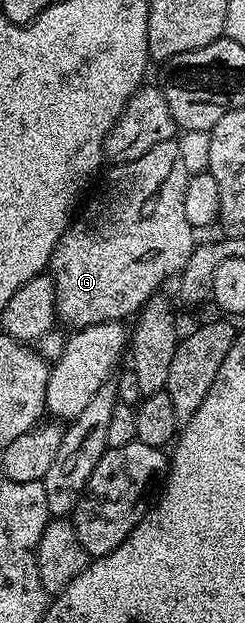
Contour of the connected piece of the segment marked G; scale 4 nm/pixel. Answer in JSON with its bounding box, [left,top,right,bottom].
[47,140,195,328]

